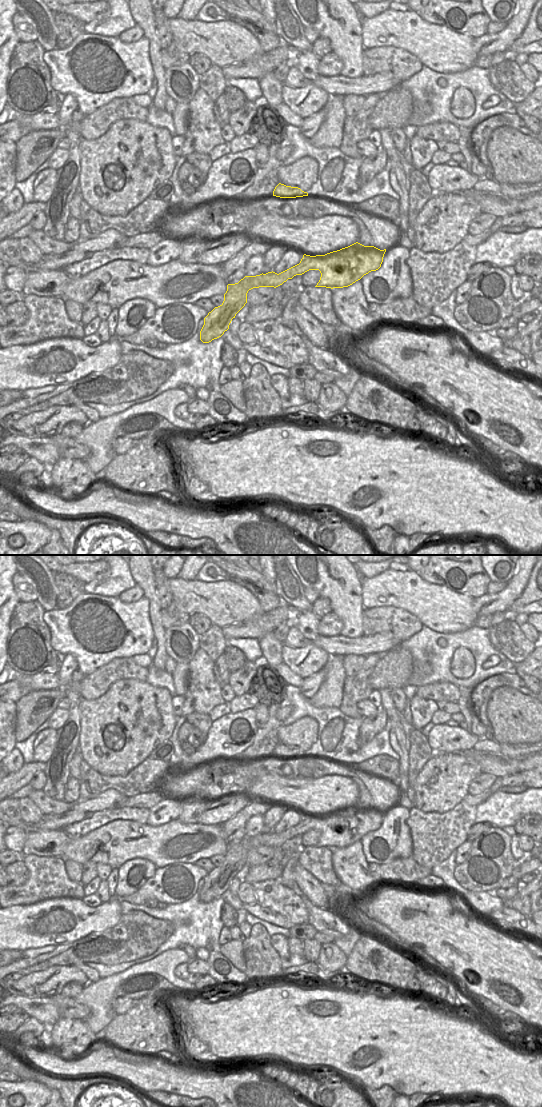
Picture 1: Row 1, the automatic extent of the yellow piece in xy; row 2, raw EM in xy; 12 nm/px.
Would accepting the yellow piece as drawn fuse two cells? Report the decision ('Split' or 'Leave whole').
Leave whole

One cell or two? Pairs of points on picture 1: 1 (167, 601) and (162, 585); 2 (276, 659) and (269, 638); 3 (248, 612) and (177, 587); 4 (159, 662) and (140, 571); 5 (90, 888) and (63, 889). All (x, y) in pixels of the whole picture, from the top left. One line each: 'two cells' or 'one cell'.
1: one cell
2: one cell
3: one cell
4: one cell
5: two cells

